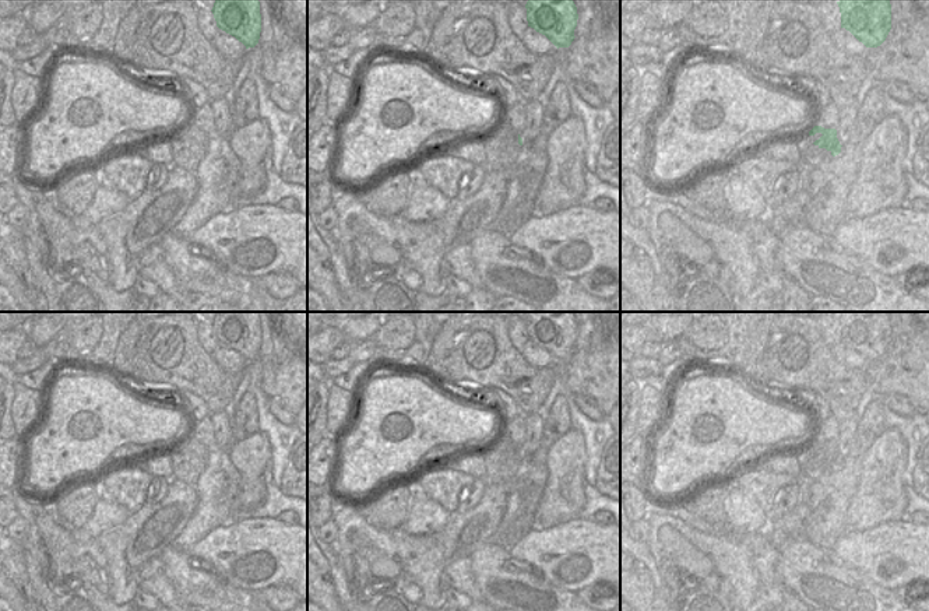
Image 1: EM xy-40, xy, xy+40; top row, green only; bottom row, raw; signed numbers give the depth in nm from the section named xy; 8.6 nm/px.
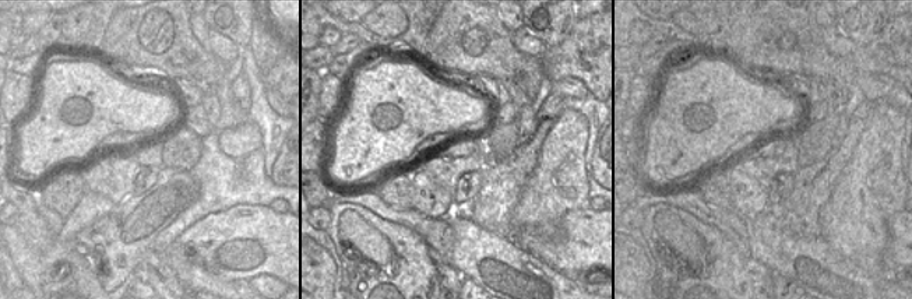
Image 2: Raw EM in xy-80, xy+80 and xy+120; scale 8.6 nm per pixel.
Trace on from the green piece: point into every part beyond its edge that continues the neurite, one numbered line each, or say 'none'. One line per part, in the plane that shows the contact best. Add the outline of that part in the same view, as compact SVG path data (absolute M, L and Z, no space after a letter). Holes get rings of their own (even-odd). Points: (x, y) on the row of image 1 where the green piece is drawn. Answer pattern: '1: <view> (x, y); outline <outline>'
none

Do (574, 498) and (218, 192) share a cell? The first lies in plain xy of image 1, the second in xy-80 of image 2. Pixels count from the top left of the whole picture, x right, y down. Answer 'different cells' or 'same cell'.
different cells

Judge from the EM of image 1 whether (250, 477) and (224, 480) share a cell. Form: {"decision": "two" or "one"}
{"decision": "two"}

